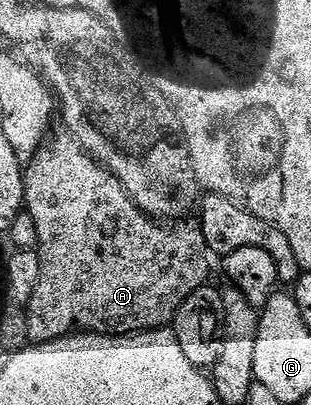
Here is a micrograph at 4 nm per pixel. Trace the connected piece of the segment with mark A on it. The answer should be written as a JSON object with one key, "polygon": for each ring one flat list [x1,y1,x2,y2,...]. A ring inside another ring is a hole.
{"polygon":[[61,132,56,139,54,138,36,154,35,158,27,163,24,171,24,210,30,216,34,216,34,224,38,228,38,240,40,241,38,247,40,279,34,288,32,299,26,304,28,315,26,328,28,329,29,343,53,342,59,338,67,338,81,332,85,334,137,336,136,334,142,333,143,330,159,332,171,327,176,321,178,308,182,308,185,300,209,281,208,258,210,259,210,251,204,239,204,233,201,232,199,225,192,220,180,220,175,224,165,224,163,221,151,218,149,214,144,214,134,204,134,200,128,195,123,184,107,168,100,165,96,159,84,153,83,148,76,143,71,134]]}

